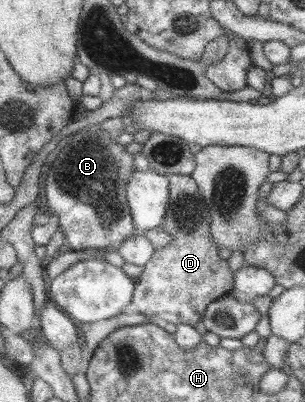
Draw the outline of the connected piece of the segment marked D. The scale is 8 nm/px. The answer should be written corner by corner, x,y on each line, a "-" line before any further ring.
169,174
166,177
169,181
169,202
160,228
169,233
173,240
167,246
156,249
151,259
143,266
141,275
135,279
132,302
137,306
137,313
149,317
149,322
152,324
183,323
195,326
202,320
207,305
232,294
234,275
227,260
219,256
217,244
211,238
209,210
206,201
199,193
198,185
190,175

